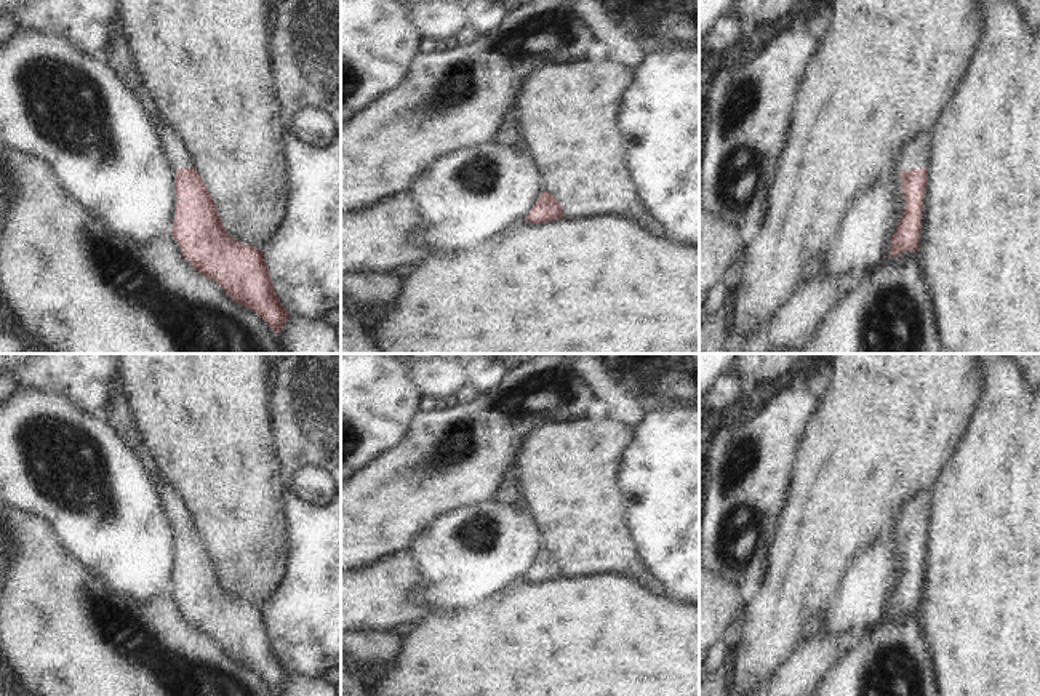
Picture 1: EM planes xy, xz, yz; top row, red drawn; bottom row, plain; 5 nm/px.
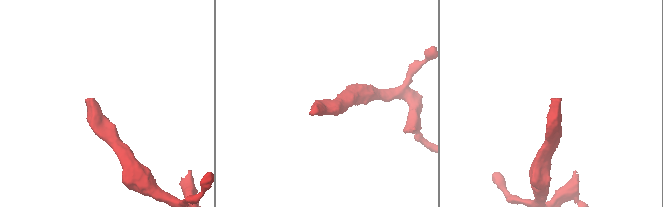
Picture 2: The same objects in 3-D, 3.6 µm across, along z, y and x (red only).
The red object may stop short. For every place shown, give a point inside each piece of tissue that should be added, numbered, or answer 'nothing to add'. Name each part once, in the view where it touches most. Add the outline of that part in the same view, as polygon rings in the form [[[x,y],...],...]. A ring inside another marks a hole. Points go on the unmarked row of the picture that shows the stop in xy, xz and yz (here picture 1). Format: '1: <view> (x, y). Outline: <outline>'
1: yz (916, 511). Outline: [[[922,486],[914,491],[896,510],[896,526],[910,530],[930,526],[933,509],[933,486]]]

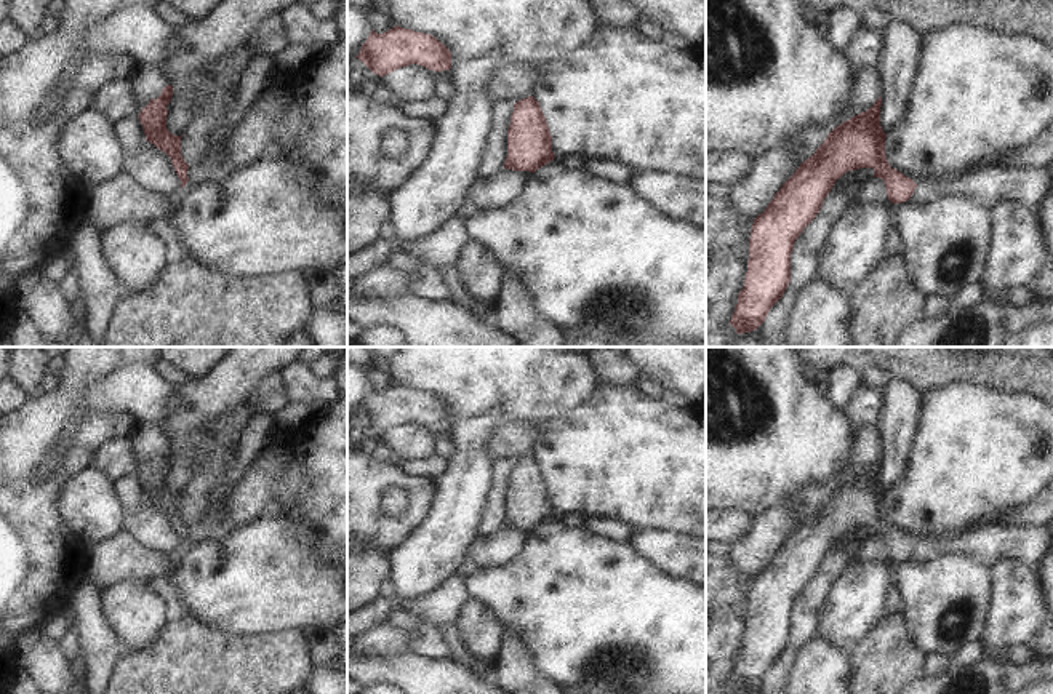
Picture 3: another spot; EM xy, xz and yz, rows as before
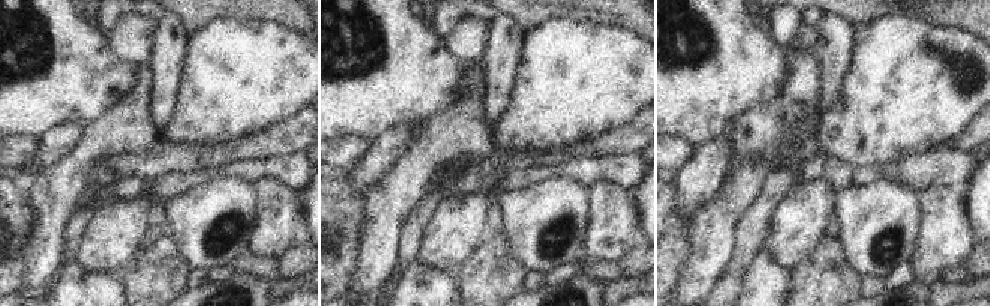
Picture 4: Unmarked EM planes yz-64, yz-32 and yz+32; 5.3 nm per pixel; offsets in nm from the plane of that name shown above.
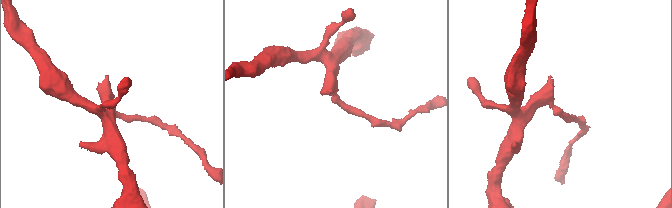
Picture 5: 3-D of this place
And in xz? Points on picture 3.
nothing to add

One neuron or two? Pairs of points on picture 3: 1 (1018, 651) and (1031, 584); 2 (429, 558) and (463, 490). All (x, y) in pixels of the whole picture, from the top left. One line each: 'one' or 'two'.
1: two
2: one

